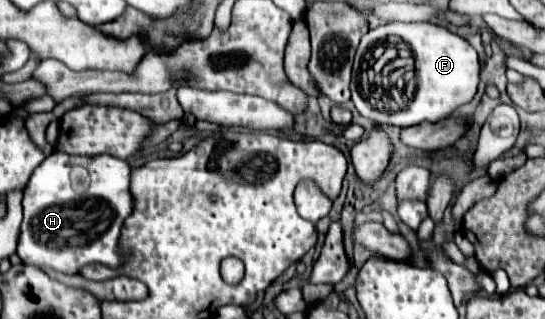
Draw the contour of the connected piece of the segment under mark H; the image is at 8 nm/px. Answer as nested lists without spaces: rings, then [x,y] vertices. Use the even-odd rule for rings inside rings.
[[[60,151],[48,155],[24,189],[20,259],[26,265],[48,267],[66,275],[76,275],[92,263],[122,267],[126,261],[126,251],[120,251],[122,223],[134,211],[130,175],[132,167],[112,155],[74,157]]]

